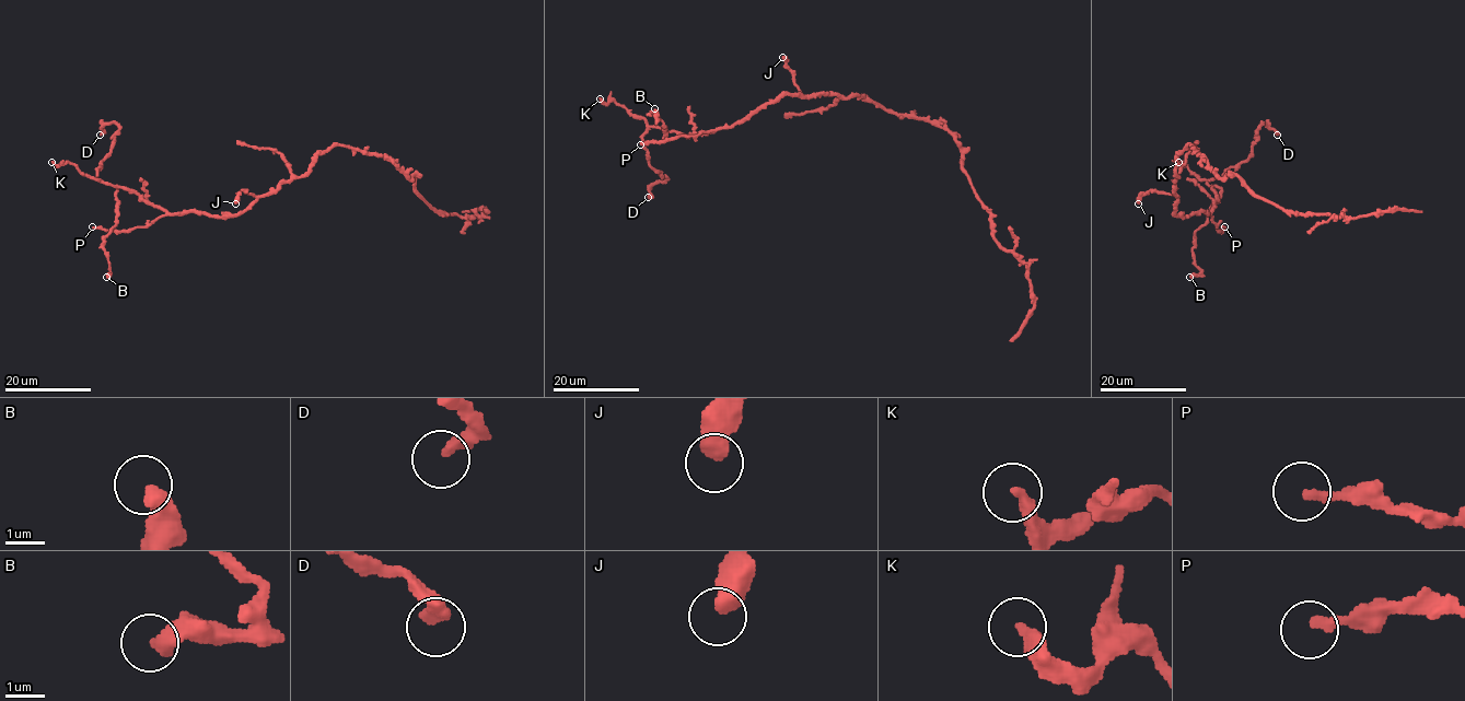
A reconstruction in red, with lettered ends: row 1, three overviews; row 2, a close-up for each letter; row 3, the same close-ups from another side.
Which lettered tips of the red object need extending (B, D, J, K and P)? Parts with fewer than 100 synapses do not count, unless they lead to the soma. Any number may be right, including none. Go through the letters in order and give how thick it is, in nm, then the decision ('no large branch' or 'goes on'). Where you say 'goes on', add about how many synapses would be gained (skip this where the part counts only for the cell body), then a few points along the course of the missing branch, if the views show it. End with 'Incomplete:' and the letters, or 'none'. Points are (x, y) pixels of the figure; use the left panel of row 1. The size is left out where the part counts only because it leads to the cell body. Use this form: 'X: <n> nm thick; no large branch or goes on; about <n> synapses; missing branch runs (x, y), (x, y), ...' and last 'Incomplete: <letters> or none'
B: 420 nm thick; no large branch
D: 400 nm thick; no large branch
J: 500 nm thick; no large branch
K: 380 nm thick; no large branch
P: 280 nm thick; no large branch
Incomplete: none

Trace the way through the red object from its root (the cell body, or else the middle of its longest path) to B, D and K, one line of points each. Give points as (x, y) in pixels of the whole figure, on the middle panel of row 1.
B: (860, 96), (779, 95), (730, 126), (671, 131), (663, 141), (654, 108)
D: (860, 96), (779, 95), (710, 132), (650, 127), (642, 137), (649, 164), (666, 177), (654, 183), (648, 197)
K: (860, 96), (779, 95), (730, 126), (689, 135), (651, 127), (620, 105), (611, 101), (604, 103), (600, 98)

